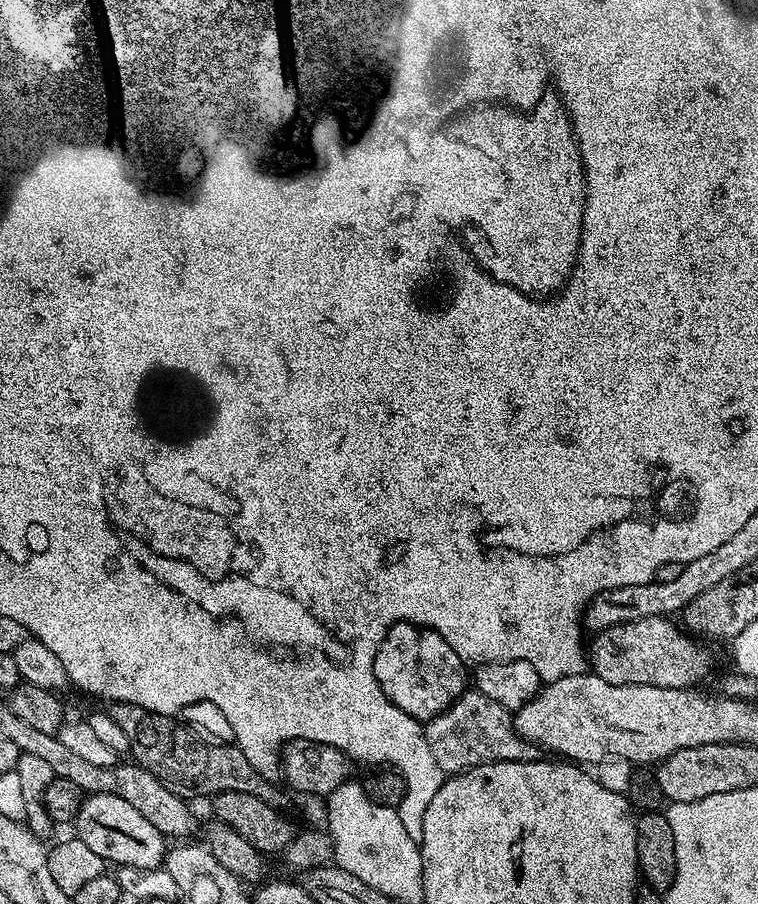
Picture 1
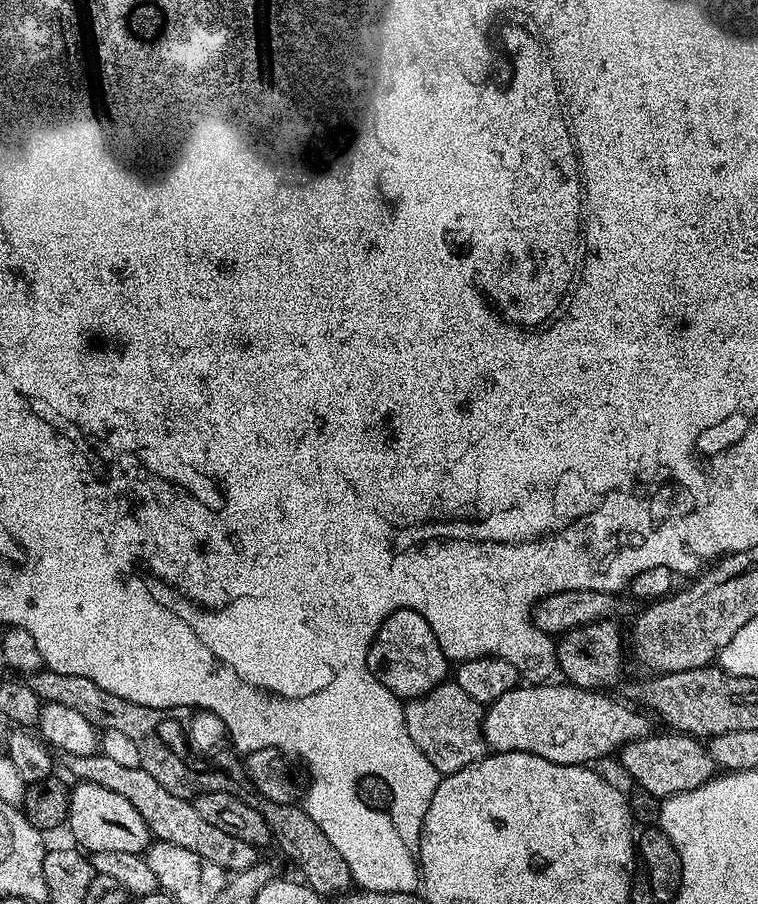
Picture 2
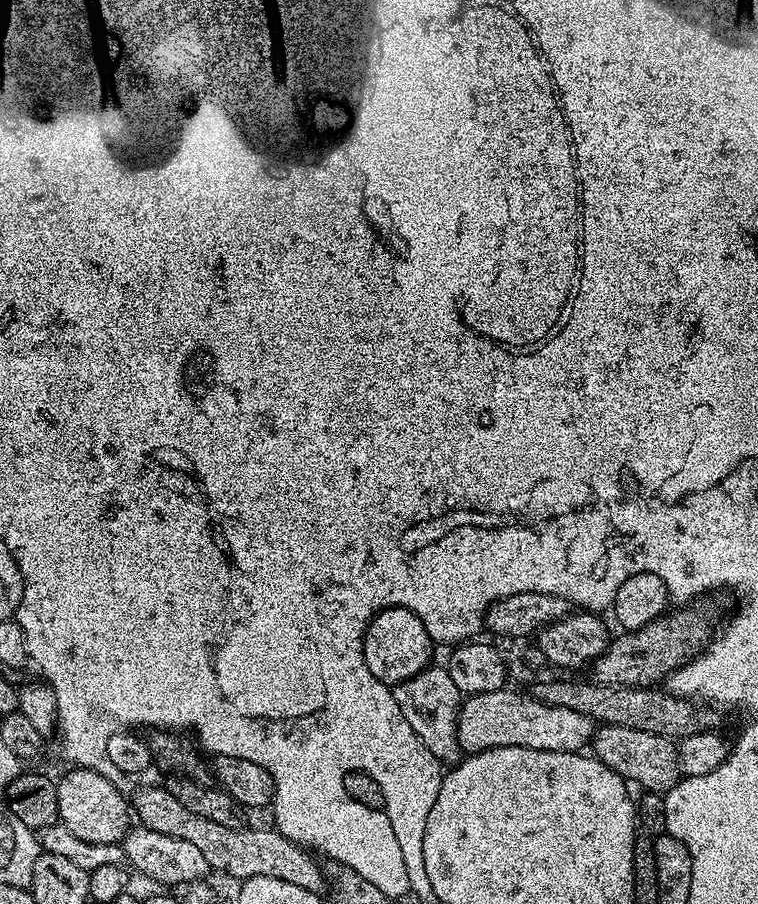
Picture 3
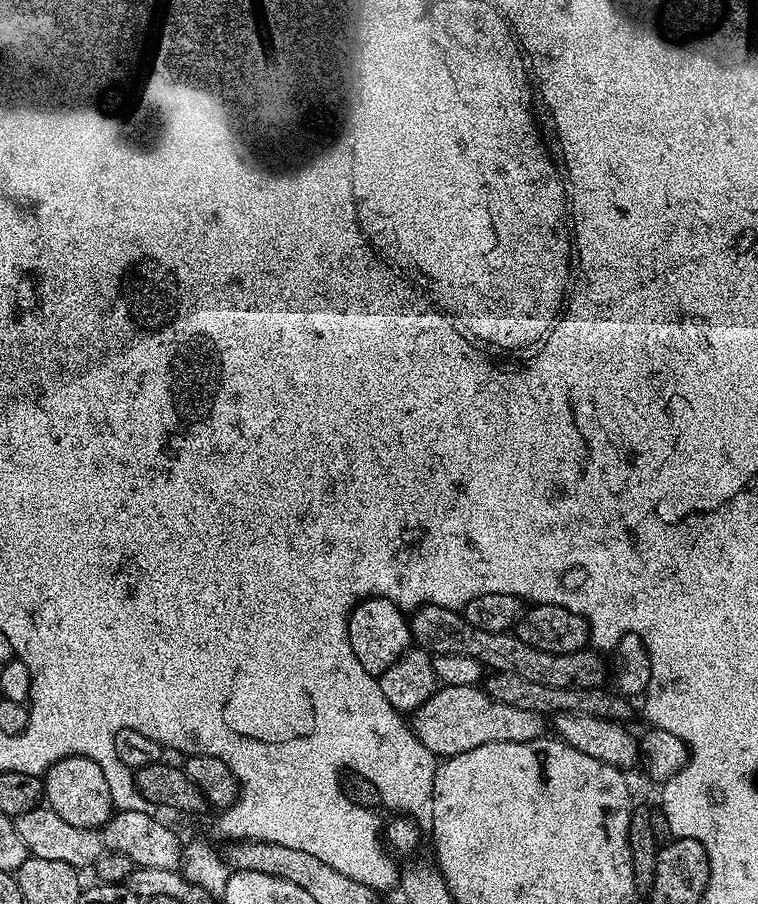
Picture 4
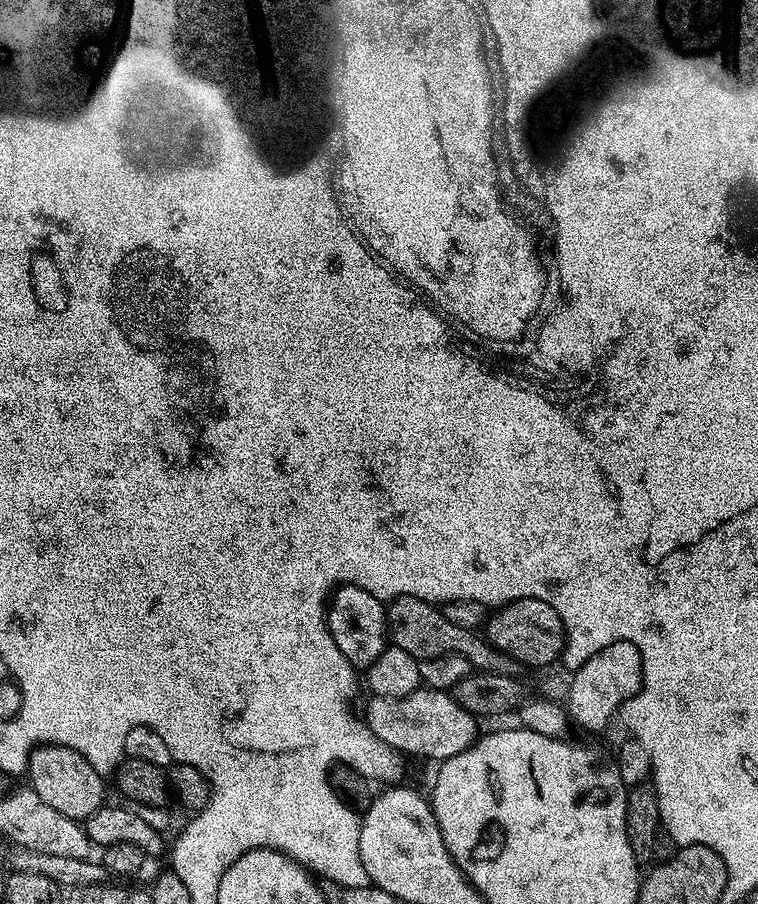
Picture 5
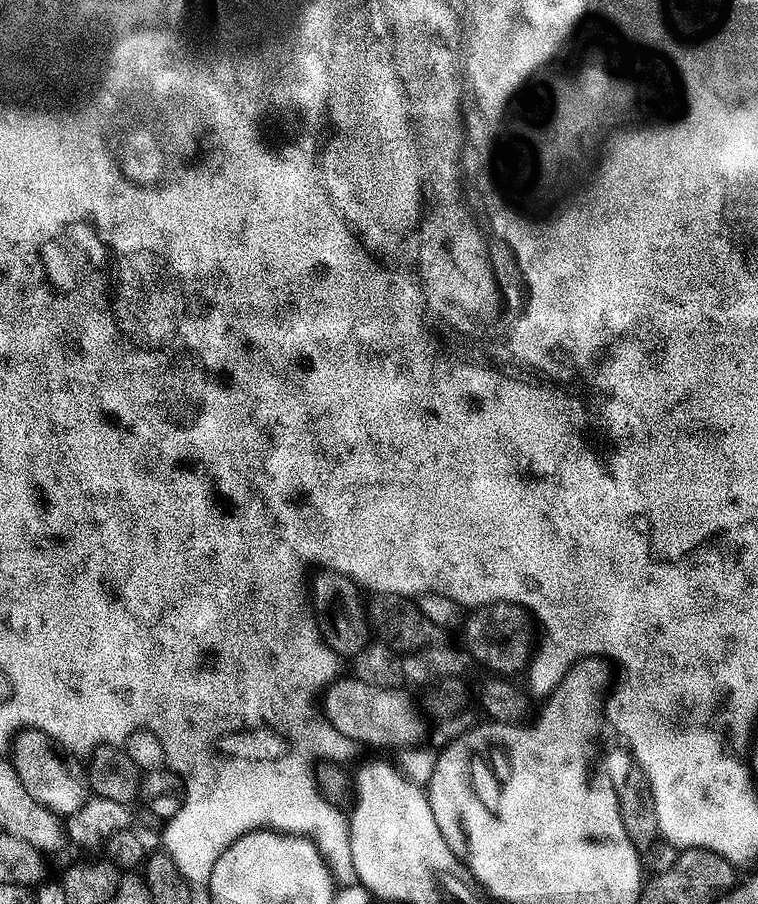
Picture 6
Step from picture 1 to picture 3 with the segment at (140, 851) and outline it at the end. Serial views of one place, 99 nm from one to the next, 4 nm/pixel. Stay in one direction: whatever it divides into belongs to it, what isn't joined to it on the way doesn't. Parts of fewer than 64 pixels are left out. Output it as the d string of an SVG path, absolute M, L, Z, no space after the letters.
M72 766L64 777L55 781L59 823L70 830L70 834L82 838L82 842L120 844L130 827L130 804L104 775L103 771L94 768Z

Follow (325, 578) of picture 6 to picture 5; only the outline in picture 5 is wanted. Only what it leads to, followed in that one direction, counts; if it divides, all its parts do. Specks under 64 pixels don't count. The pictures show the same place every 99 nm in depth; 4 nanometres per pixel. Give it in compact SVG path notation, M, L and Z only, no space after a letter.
M341 584L331 593L328 610L326 613L326 631L332 636L332 643L357 670L367 670L390 644L390 625L386 611L385 601L380 600L374 594L362 590L353 584Z

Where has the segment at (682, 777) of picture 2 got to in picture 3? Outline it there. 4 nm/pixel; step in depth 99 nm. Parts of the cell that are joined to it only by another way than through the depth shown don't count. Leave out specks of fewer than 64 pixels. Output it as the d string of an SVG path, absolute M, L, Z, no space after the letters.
M617 724L597 727L592 733L590 752L625 782L636 783L648 792L666 794L682 776L677 745L669 737L650 734L646 730L630 730L630 726Z

